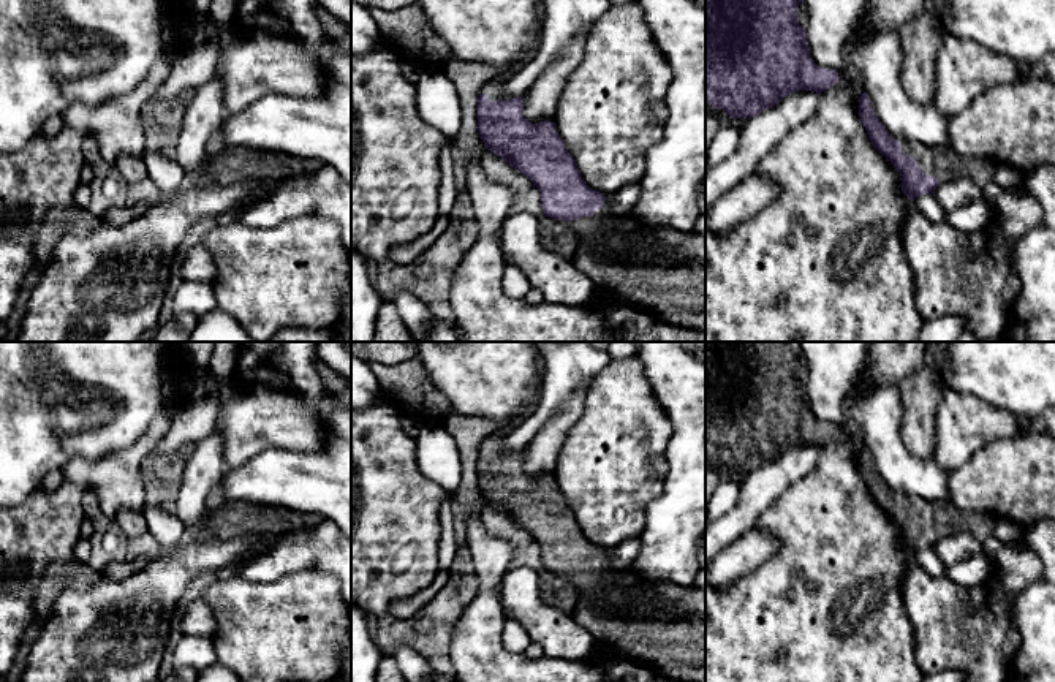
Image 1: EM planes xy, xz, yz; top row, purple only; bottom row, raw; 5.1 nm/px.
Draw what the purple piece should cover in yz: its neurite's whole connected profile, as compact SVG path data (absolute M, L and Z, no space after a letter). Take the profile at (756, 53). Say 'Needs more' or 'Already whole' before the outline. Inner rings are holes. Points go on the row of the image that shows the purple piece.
Needs more. M705 0L705 103L732 119L751 119L799 90L821 95L840 81L835 70L819 68L807 38L804 0Z

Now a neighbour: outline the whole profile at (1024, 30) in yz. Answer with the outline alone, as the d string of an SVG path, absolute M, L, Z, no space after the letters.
M949 0L946 33L973 40L992 52L1015 60L1022 78L1042 71L1046 55L1055 54L1055 0Z

